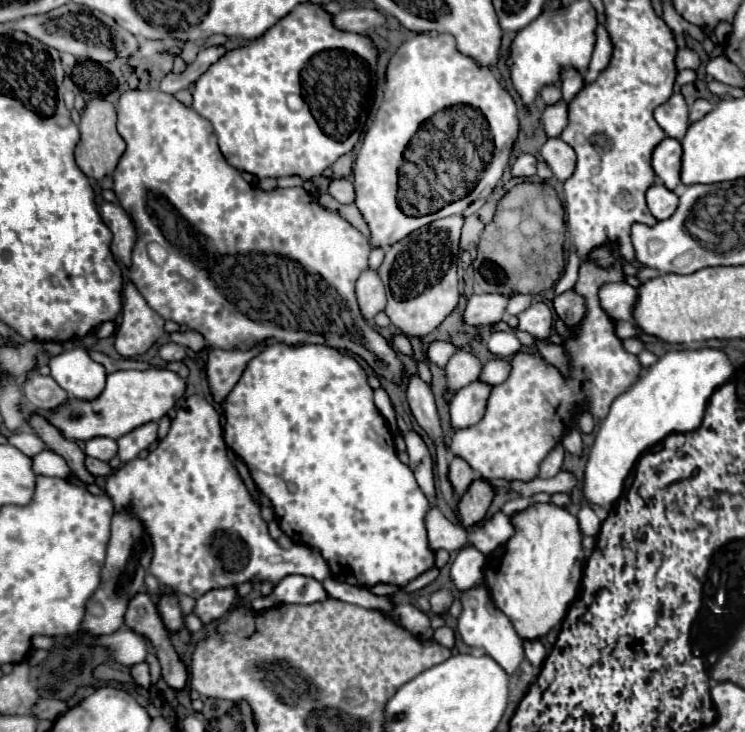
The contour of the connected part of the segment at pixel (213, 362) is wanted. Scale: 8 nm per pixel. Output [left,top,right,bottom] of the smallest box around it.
[206,343,266,401]

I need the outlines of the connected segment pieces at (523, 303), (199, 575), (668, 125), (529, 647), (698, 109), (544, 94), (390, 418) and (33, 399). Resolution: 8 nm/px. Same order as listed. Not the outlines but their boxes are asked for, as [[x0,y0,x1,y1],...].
[[508,295,532,315],[104,395,330,599],[654,93,688,141],[524,639,546,667],[690,99,712,123],[540,85,562,103],[374,387,396,431],[22,373,68,411]]

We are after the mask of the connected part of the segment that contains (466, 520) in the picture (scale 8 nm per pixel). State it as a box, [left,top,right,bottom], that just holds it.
[456,479,494,527]

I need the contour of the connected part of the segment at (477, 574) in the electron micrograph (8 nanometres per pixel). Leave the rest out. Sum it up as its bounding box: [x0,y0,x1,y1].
[452,547,486,591]

